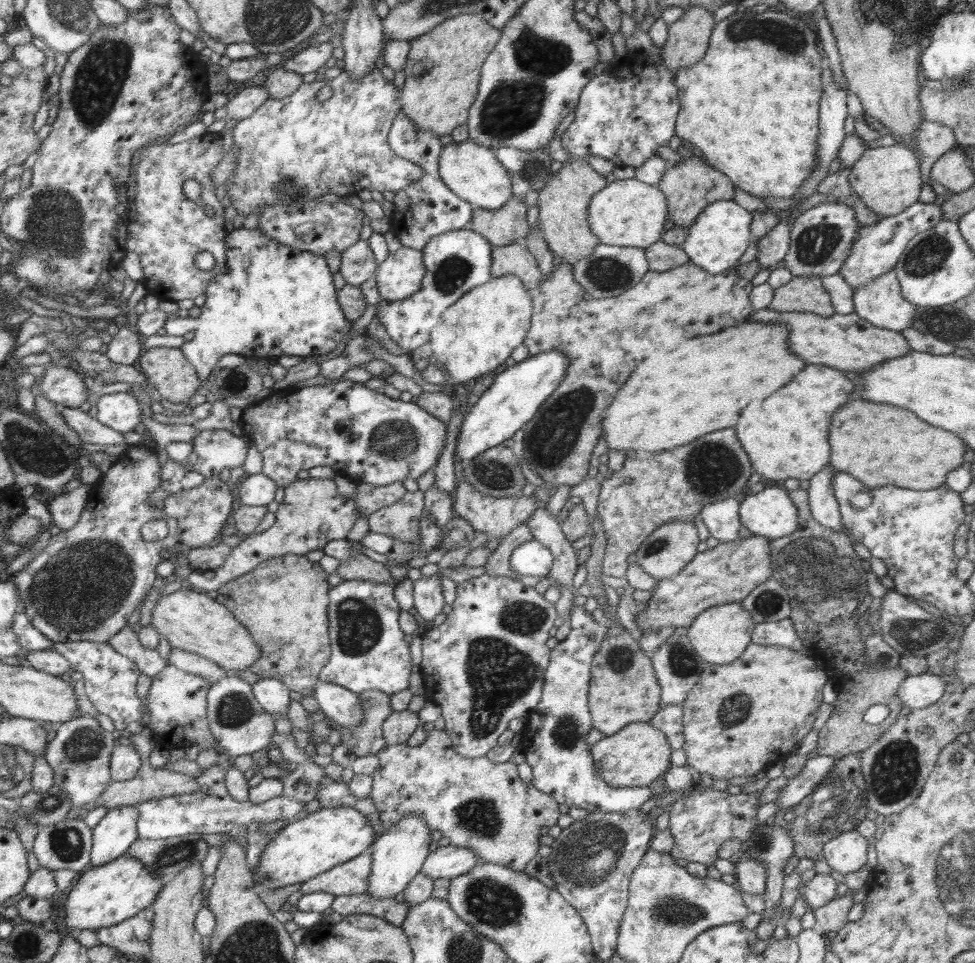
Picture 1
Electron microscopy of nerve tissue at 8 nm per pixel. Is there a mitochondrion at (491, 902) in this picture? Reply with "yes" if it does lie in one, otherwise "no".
yes

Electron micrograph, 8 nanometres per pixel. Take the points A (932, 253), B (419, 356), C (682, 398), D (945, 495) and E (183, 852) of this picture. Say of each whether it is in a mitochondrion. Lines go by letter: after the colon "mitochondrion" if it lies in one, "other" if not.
A: mitochondrion
B: other
C: other
D: other
E: mitochondrion

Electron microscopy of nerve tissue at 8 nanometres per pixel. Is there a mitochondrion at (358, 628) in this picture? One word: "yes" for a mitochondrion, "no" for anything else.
yes

